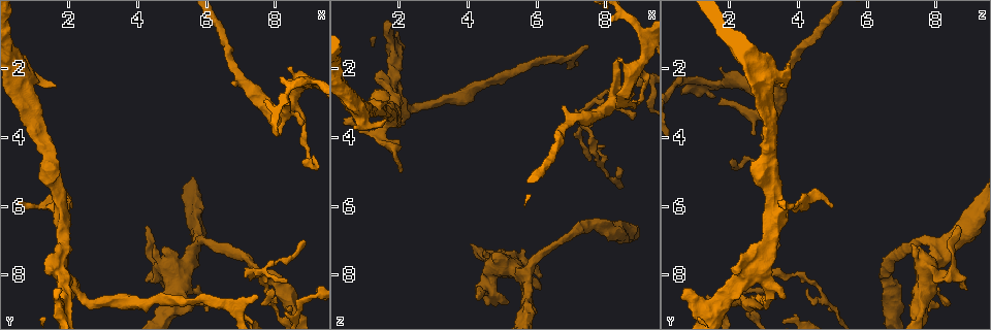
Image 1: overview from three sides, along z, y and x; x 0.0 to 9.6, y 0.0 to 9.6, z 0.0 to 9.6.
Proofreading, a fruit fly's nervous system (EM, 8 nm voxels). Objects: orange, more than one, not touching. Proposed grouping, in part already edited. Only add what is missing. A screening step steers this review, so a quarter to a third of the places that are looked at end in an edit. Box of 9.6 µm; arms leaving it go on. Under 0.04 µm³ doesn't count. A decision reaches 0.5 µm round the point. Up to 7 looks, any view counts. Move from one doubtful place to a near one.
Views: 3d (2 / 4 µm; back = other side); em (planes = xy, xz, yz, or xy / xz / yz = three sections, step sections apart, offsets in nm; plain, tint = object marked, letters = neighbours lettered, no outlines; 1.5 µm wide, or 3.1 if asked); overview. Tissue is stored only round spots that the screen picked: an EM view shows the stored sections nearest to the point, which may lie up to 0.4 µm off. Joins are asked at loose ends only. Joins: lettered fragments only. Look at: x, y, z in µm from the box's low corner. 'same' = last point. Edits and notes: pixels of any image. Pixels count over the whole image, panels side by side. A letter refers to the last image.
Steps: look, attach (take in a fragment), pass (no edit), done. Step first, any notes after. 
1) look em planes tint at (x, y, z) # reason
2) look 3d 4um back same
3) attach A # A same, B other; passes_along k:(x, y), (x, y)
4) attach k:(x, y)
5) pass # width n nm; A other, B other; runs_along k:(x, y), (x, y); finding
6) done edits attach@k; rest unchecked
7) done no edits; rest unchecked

look 3d 2um back at (8.80, 7.00, 3.25) # thin end

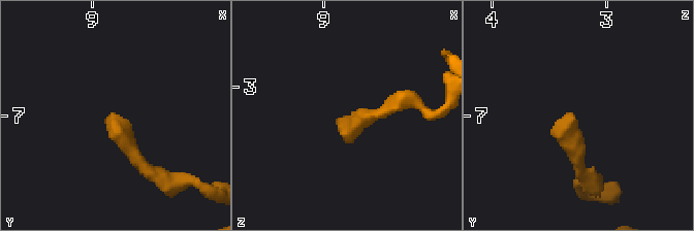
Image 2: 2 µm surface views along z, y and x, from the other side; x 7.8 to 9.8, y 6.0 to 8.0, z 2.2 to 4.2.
look em planes letters at (8.80, 6.98, 3.28) # shape alone is not enough

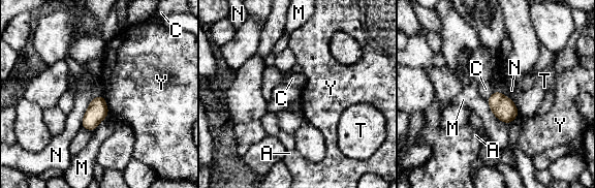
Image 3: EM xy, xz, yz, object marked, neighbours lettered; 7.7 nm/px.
pass # A other, C other, M other, N other, T other, Y other; border 3:(493, 91), (487, 100); no lettered fragment goes on from it

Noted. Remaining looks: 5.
look 3d 4um at (6.80, 2.45, 3.15)

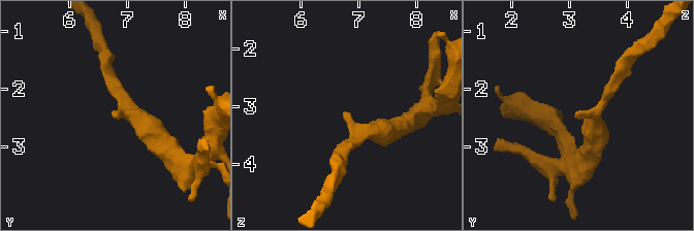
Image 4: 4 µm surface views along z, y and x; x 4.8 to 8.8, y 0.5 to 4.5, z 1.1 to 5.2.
look em planes plain at (6.75, 2.40, 3.10) # arm_widths 180, 380 nm; now the EM

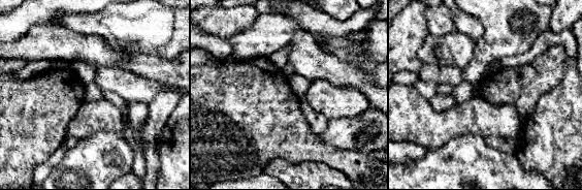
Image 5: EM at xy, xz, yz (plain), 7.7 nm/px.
look em planes letters same

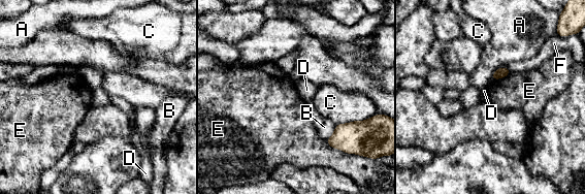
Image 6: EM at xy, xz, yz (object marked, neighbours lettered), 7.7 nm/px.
pass # A other, B other, C other, D other, E other, F other; border 6:(499, 67), (492, 72); none of them fits

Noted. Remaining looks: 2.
look 3d 2um at (8.40, 3.00, 1.70) # free end

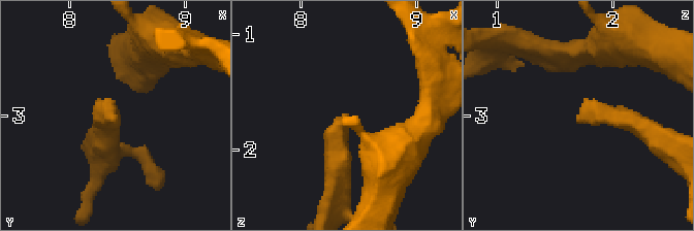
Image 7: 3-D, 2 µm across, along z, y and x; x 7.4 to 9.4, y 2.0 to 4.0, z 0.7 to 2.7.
look em planes letters at (8.42, 3.04, 1.72)

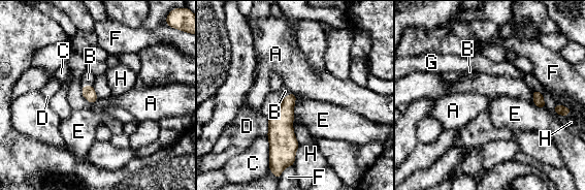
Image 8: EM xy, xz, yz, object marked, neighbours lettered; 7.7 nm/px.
attach B # A other, B same, C other, D other, E other, F other, G other, H other; the neuron continues

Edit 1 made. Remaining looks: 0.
done edits attach@8; rest unchecked

